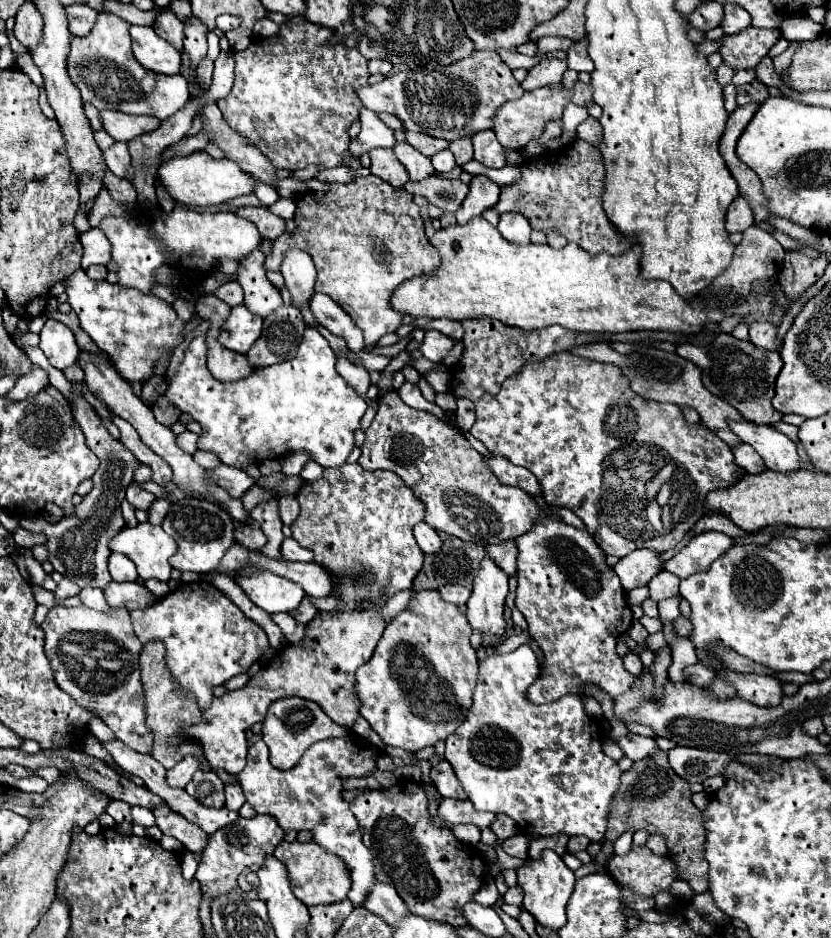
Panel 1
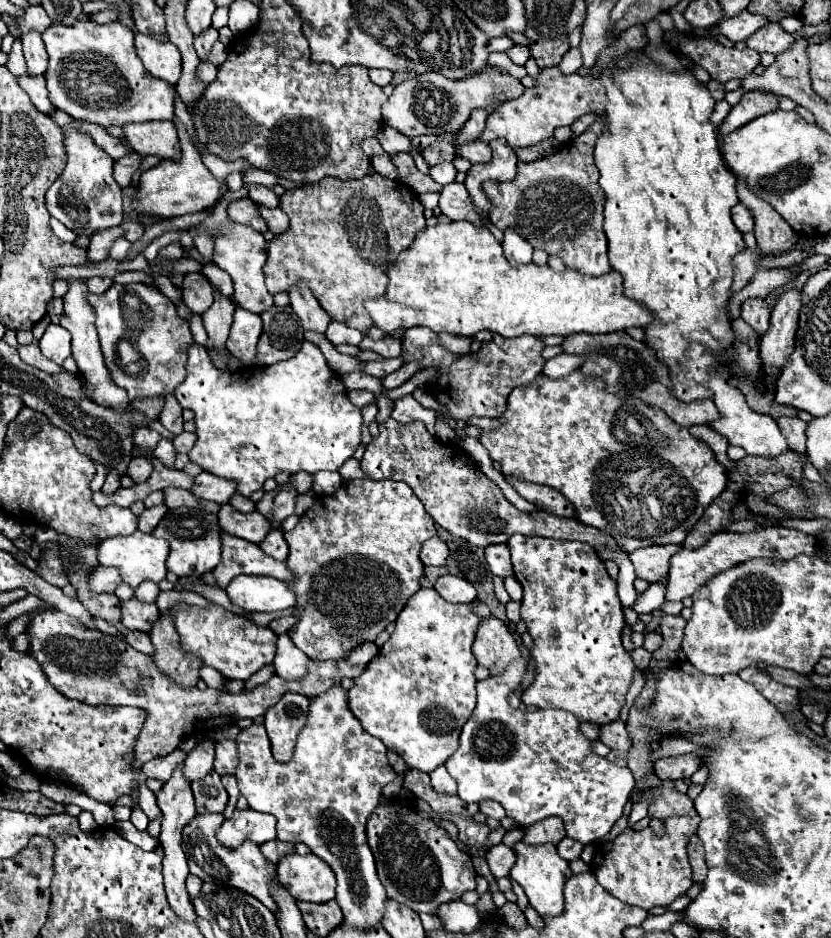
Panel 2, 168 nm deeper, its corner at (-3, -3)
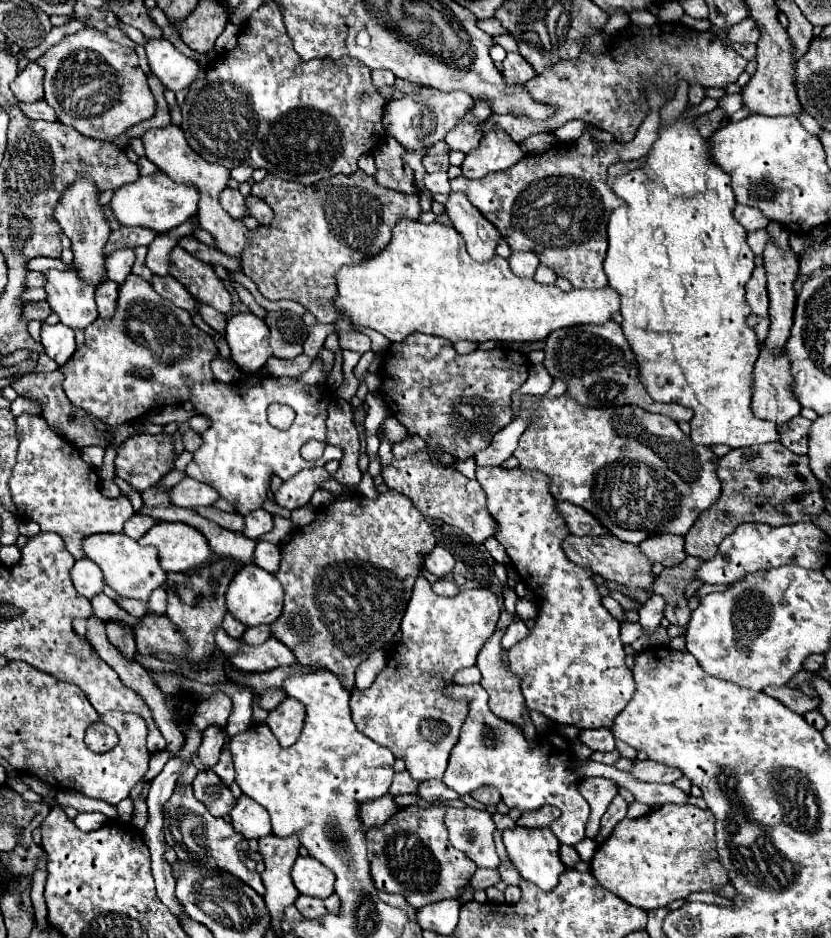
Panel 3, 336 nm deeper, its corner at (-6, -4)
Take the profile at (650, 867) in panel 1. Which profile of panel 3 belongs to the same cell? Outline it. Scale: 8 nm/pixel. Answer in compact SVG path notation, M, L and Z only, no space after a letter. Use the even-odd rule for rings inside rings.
M690 803L664 805L644 817L618 821L610 837L596 849L590 871L596 881L620 899L640 909L666 907L676 899L686 899L694 891L716 891L730 879L716 861L714 815Z

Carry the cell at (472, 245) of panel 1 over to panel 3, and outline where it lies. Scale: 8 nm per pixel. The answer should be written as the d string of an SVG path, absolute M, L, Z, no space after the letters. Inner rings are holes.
M398 219L392 231L390 243L366 261L344 265L336 273L338 295L332 301L336 309L346 315L352 323L360 327L370 327L382 333L388 341L404 341L410 333L420 331L436 337L444 337L452 343L456 341L542 341L552 331L582 325L582 323L606 323L612 313L620 311L620 299L616 291L606 289L570 289L568 293L556 285L540 285L534 279L516 277L510 265L502 257L494 257L488 263L476 263L468 251L466 243L454 227L442 223L424 225L412 219Z

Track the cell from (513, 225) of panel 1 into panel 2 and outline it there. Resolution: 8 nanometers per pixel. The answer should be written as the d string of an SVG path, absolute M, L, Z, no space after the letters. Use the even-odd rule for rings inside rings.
M505 228L501 246L503 246L503 252L505 252L507 260L513 262L513 264L525 264L525 262L531 260L533 246L523 236L519 236L515 228L509 228L509 230Z

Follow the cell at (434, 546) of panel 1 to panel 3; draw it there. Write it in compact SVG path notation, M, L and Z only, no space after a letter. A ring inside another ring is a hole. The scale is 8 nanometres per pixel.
M434 547L434 551L430 551L426 555L426 561L424 561L426 569L436 575L436 577L446 577L448 573L452 573L454 569L454 557L442 549L442 547Z

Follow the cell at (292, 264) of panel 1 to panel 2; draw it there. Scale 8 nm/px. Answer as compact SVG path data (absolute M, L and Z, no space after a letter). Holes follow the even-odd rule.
M305 280L297 282L289 290L289 300L291 300L291 308L301 318L305 330L325 332L331 318L329 318L329 314L325 314L325 310L317 302L317 298L313 296L313 292L311 292L311 288L309 288L309 284Z

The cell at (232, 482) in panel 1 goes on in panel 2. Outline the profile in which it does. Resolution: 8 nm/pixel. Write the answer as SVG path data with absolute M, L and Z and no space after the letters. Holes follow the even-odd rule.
M201 472L199 476L195 476L195 486L191 492L203 500L213 500L221 504L229 502L229 498L237 492L237 484L229 478L215 476L211 472Z

